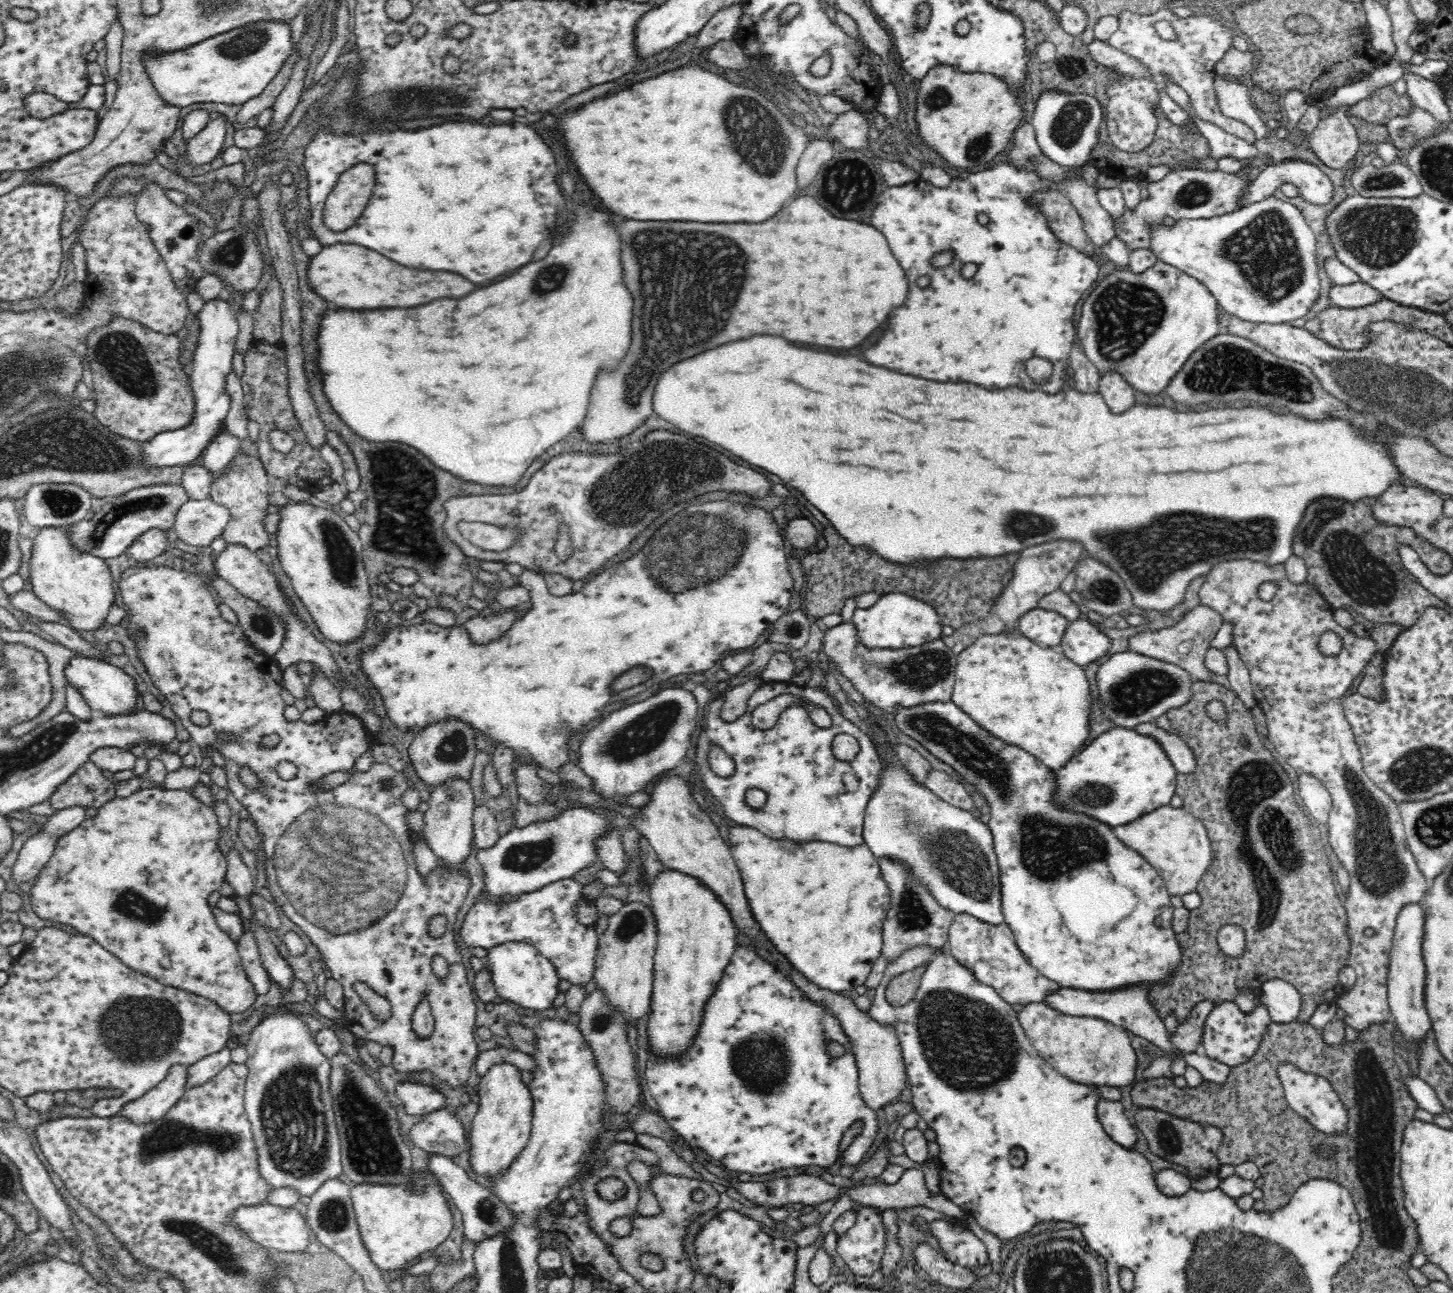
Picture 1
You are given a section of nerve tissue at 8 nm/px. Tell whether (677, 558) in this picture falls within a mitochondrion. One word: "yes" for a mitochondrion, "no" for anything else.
yes

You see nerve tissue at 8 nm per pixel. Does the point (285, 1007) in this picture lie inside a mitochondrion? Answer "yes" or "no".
no

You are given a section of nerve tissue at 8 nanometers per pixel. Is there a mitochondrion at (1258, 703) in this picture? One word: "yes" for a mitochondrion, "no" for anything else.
no

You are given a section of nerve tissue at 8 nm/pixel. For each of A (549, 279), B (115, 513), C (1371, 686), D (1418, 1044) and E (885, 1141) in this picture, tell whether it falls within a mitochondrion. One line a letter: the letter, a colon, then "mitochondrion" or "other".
A: mitochondrion
B: mitochondrion
C: other
D: other
E: other

